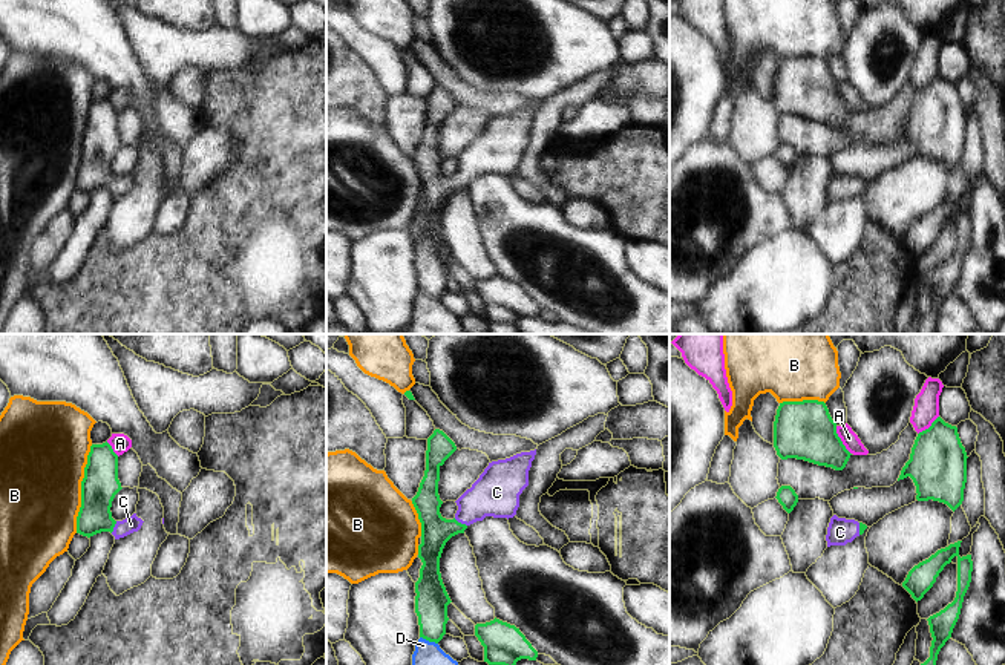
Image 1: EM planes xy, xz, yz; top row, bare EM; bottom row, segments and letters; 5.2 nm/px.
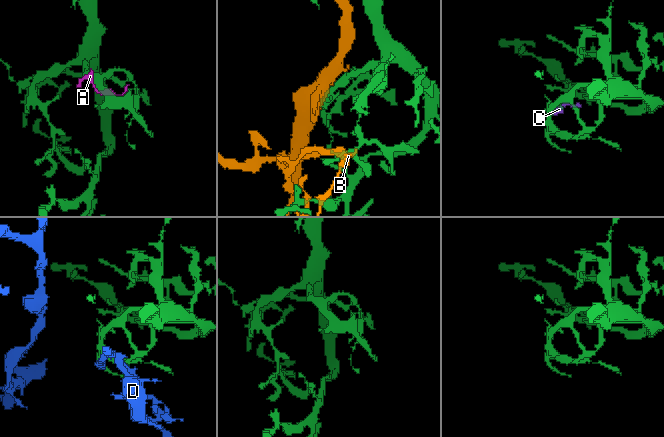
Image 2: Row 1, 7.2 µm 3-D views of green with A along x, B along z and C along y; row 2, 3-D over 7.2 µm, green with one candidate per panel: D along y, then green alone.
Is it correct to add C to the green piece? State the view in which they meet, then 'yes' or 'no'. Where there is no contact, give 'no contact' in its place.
xz | yes

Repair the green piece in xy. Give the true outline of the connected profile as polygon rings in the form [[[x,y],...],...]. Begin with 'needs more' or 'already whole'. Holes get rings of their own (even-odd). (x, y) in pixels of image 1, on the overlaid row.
needs more; [[[107,441],[92,444],[81,481],[81,507],[77,516],[77,533],[90,538],[101,532],[110,532],[115,539],[119,539],[138,532],[144,521],[136,513],[123,521],[112,518],[112,501],[121,489],[118,455]]]

